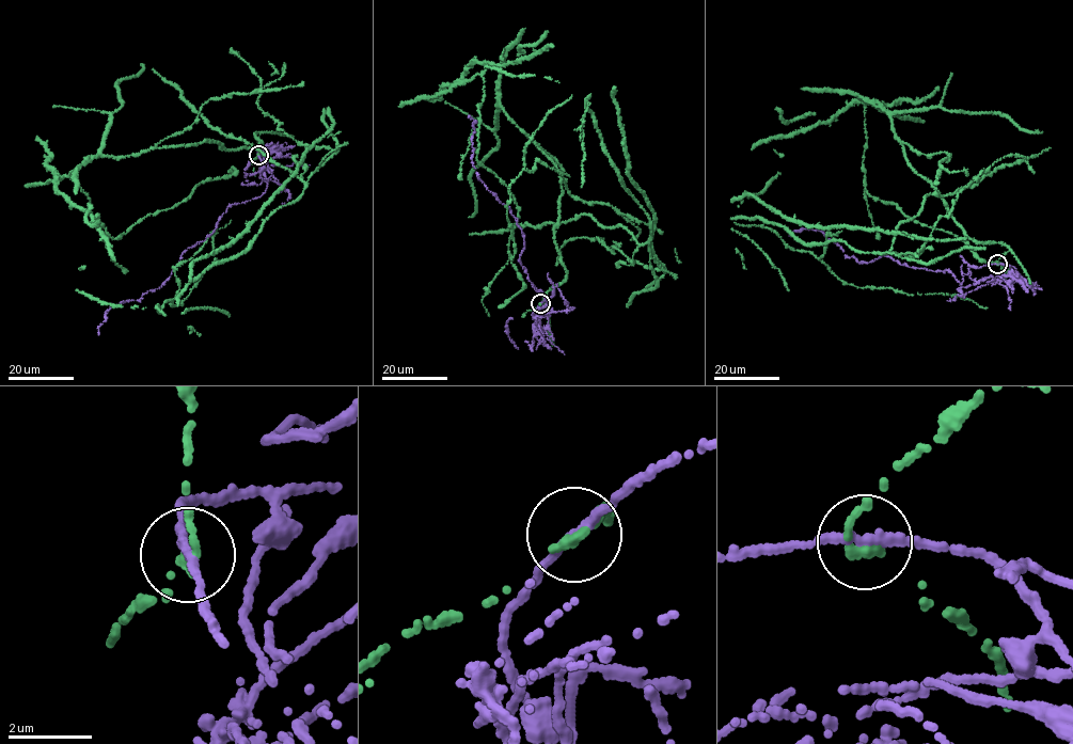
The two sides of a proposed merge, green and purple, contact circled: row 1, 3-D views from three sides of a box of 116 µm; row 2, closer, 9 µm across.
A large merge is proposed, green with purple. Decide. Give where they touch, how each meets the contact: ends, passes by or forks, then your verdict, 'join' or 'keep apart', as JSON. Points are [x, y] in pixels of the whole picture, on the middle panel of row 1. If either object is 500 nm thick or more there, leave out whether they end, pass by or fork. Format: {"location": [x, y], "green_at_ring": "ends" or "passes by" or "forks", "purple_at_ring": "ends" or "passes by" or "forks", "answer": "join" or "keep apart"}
{"location": [540, 303], "green_at_ring": "ends", "purple_at_ring": "passes by", "answer": "keep apart"}

